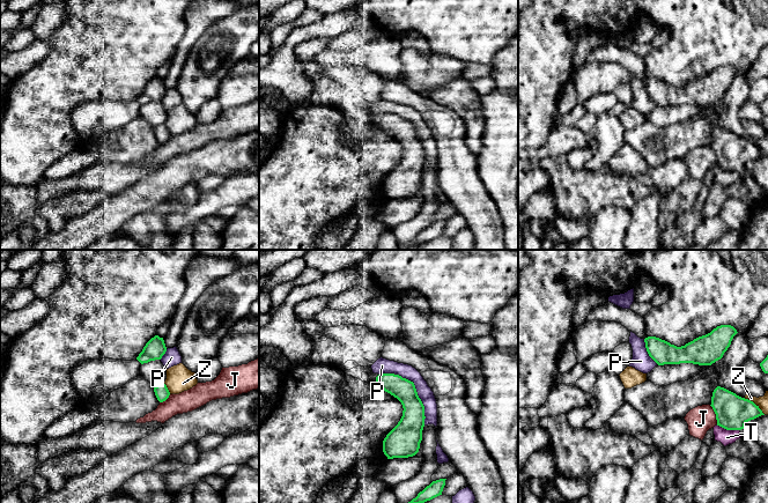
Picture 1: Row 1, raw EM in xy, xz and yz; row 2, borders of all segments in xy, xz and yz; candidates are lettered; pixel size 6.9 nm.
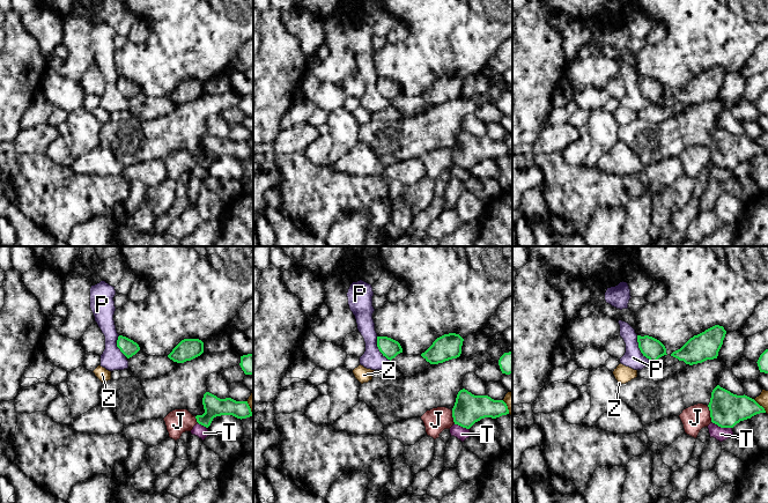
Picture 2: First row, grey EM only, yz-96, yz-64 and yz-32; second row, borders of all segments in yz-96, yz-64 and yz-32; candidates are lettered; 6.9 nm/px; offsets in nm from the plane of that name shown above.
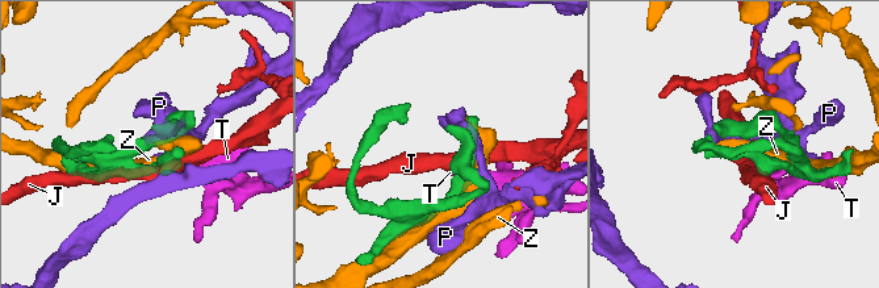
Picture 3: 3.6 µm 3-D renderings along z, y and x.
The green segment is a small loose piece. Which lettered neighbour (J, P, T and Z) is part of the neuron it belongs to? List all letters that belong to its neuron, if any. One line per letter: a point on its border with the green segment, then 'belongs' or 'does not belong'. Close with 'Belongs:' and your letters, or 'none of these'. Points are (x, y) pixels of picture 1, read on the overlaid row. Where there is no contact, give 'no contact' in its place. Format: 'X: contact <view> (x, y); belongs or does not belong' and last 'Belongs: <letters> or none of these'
J: contact yz (715, 413); does not belong
P: contact xz (414, 386); does not belong
T: contact yz (728, 429); does not belong
Z: contact yz (754, 404); does not belong
Belongs: none of these

